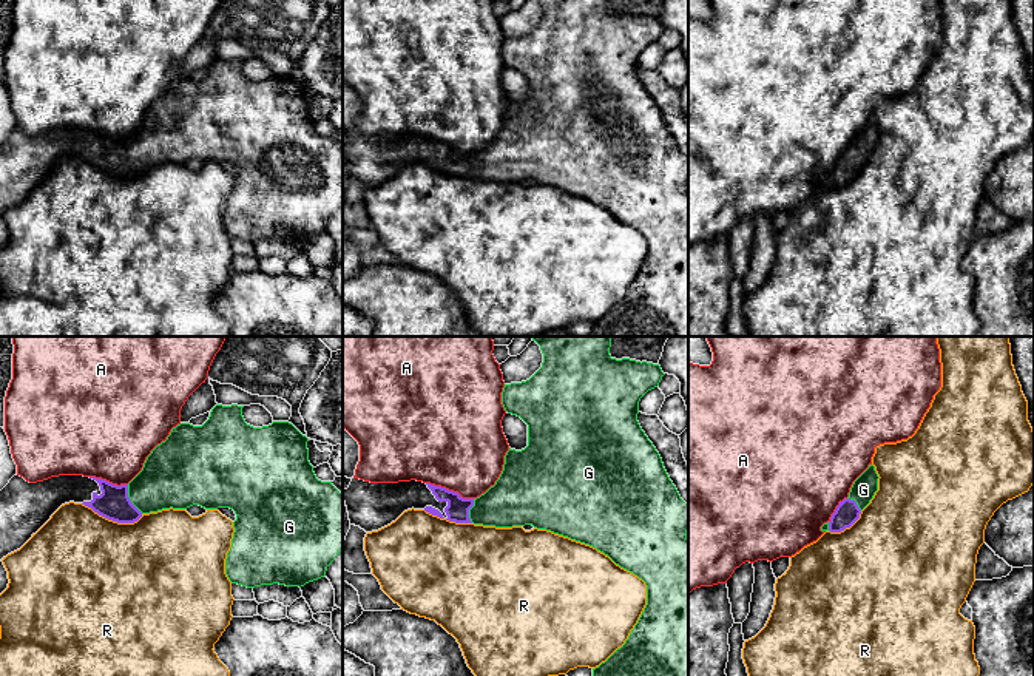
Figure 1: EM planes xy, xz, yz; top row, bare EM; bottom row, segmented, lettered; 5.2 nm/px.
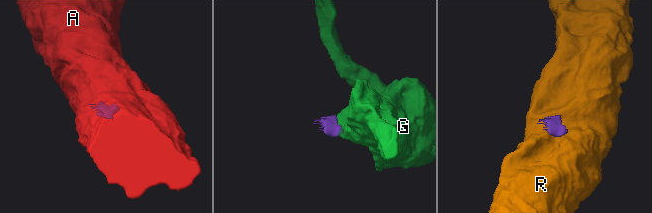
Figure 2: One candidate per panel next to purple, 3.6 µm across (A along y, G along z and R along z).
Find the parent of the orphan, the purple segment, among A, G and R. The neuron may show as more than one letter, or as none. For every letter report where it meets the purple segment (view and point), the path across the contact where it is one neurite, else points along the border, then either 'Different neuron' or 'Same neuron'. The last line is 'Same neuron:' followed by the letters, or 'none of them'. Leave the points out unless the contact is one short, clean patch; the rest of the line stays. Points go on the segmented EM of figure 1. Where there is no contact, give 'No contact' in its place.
A: Touches purple at xz (448, 490). Different neuron
G: Touches purple at xy (128, 499). Path across: xy (113, 503), (128, 499), (142, 496), (170, 477). Same neuron
R: Touches purple at xy (111, 519). Different neuron
Same neuron: G

